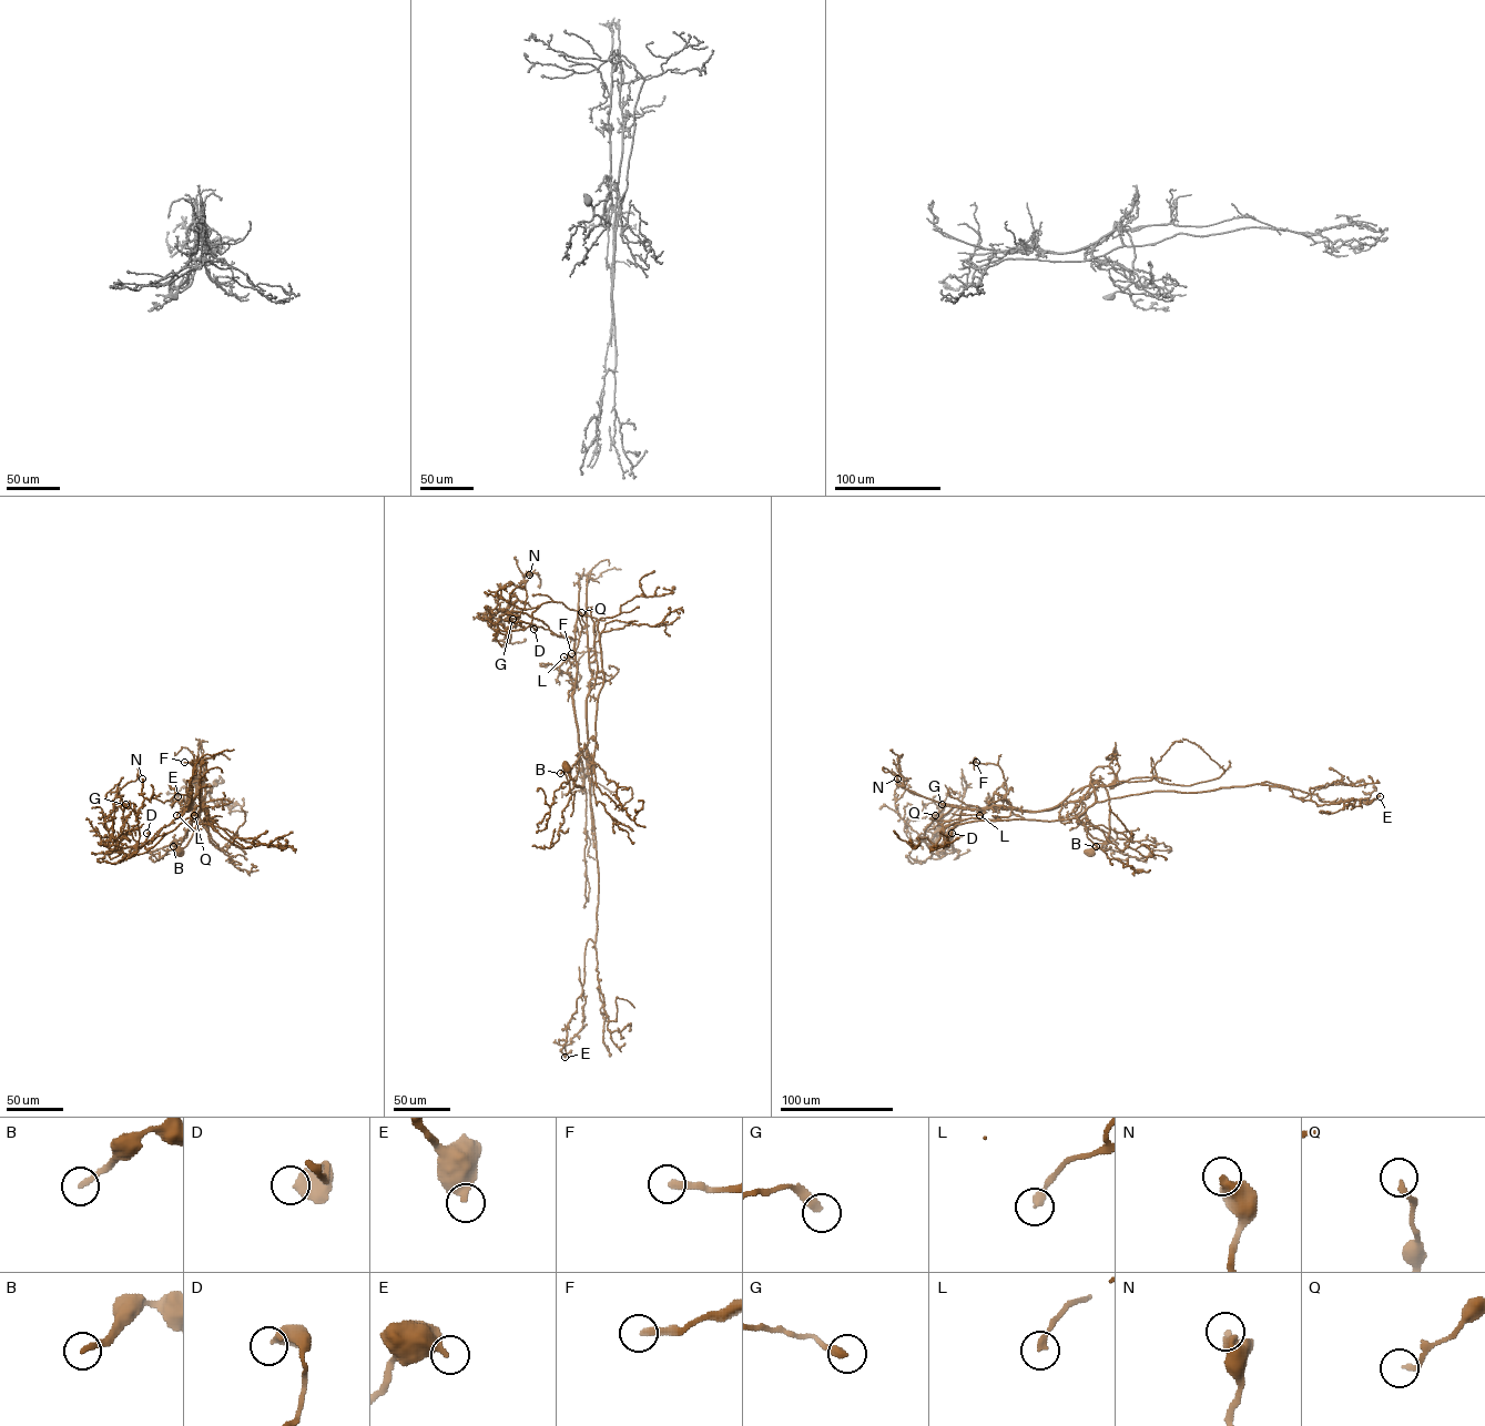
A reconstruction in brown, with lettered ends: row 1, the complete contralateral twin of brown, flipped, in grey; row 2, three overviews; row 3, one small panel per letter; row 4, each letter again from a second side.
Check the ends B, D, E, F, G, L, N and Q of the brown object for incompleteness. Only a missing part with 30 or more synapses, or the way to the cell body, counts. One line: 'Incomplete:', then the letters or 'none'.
Incomplete: none

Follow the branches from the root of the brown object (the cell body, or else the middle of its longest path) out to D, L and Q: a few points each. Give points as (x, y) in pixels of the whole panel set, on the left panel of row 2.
D: (180, 852), (196, 820), (187, 803), (186, 782), (197, 782), (190, 808), (143, 844), (146, 833)
L: (180, 852), (196, 820), (187, 803), (186, 782), (197, 782), (190, 808), (176, 815)
Q: (180, 852), (196, 820), (187, 803), (189, 781), (200, 783), (199, 812), (205, 805), (196, 806), (194, 815)

